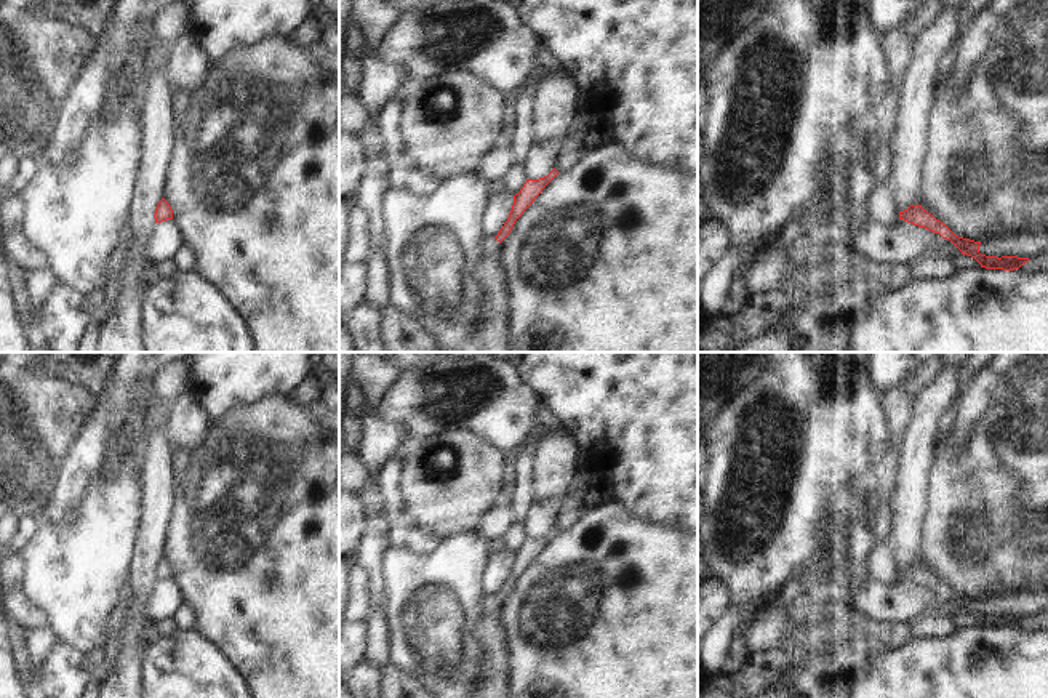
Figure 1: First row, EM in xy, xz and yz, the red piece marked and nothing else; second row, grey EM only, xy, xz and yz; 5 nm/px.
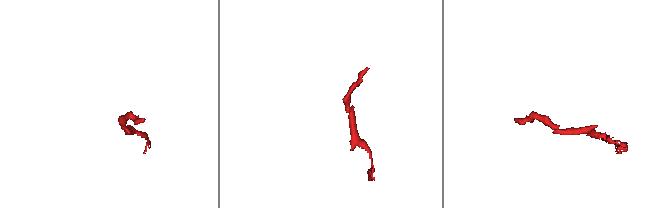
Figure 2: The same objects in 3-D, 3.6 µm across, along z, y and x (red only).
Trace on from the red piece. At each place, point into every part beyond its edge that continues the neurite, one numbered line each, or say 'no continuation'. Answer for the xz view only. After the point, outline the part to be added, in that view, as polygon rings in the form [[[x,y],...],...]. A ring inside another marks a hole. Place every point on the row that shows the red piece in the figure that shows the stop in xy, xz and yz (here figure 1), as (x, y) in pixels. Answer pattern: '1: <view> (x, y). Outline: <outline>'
no continuation.

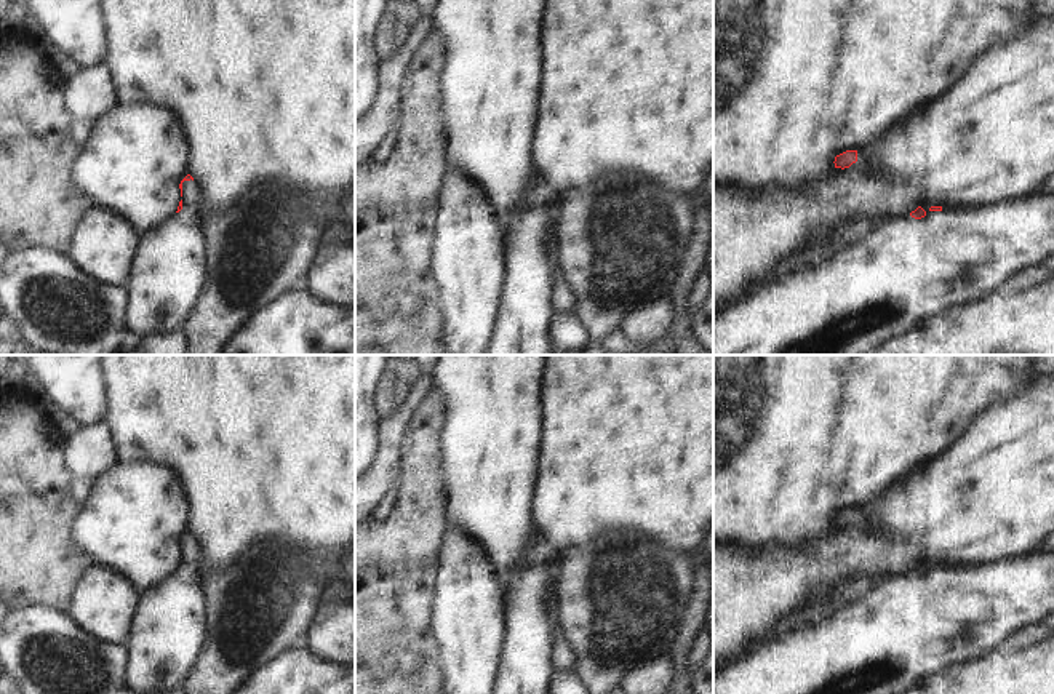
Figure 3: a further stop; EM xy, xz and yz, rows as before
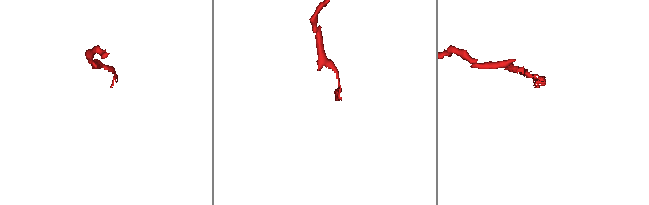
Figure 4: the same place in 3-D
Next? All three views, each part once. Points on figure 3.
1: xy (191, 215). Outline: [[[195,181],[182,182],[182,209],[174,214],[178,222],[182,222],[190,227],[202,225],[202,211],[200,211],[200,192]]]

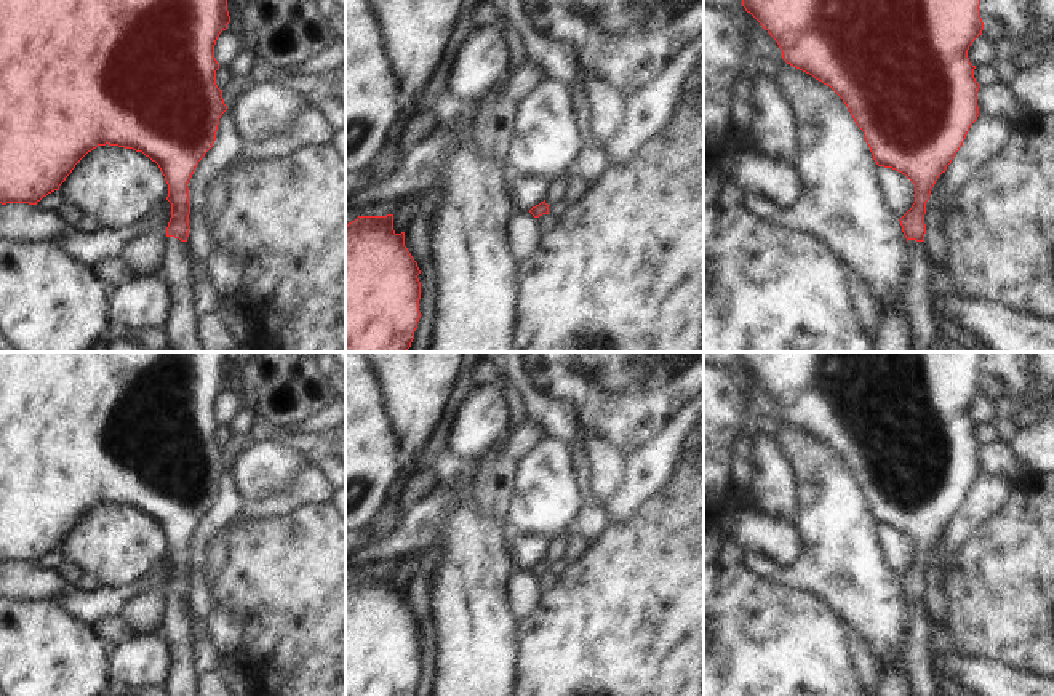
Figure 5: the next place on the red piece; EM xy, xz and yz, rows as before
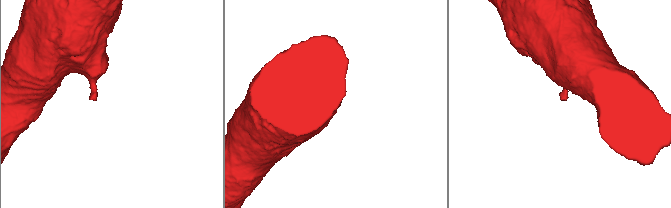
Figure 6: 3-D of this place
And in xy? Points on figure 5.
1: xy (179, 327). Outline: [[[174,237],[165,238],[162,275],[168,286],[170,304],[163,330],[170,352],[203,352],[197,336],[194,283],[187,253],[187,242]]]

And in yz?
1: yz (918, 303). Outline: [[[908,240],[908,291],[905,310],[910,323],[910,352],[929,352],[937,336],[932,320],[934,301],[929,293],[931,256],[924,242]]]

